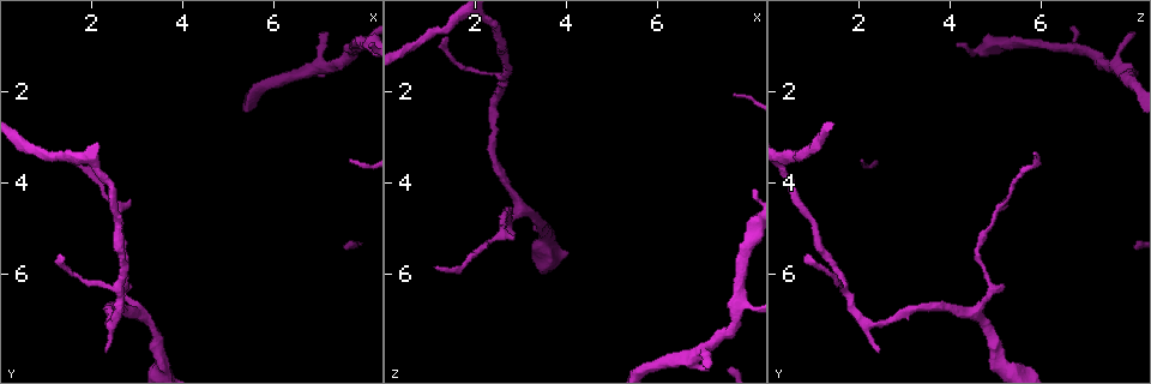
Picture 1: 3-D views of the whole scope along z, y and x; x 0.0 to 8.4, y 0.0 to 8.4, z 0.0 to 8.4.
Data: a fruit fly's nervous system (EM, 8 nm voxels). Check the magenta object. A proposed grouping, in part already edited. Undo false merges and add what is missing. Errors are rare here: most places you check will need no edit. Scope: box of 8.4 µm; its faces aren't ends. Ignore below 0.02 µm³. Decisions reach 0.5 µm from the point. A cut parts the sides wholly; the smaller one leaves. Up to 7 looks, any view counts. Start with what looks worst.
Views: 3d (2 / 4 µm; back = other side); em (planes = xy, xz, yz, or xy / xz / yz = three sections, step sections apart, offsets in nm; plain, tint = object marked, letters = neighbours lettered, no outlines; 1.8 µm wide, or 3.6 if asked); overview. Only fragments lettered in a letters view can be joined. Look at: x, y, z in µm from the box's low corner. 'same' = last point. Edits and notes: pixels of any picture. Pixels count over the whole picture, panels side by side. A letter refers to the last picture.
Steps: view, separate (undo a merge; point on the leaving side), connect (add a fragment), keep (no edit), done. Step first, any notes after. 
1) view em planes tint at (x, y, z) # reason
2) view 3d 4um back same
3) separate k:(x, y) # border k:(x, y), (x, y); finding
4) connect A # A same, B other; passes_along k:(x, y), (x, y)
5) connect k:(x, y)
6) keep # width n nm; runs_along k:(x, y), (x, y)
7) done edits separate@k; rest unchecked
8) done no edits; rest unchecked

view em xy step 16 tint at (2.45, 7.10, 2.10) # sharp bend

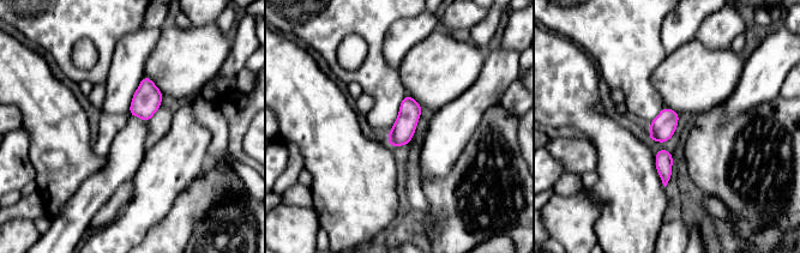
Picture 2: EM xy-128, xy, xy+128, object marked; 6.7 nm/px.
view em planes tint same # cut it another way

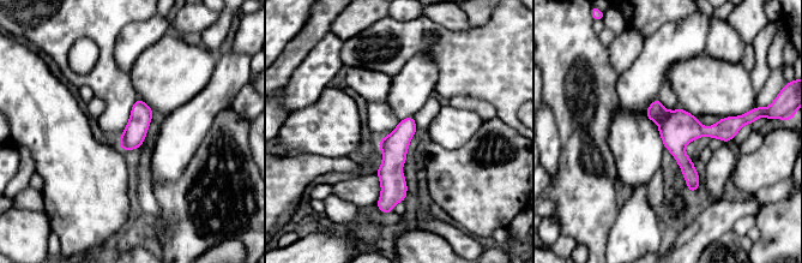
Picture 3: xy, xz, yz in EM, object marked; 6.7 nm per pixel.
view em planes letters same

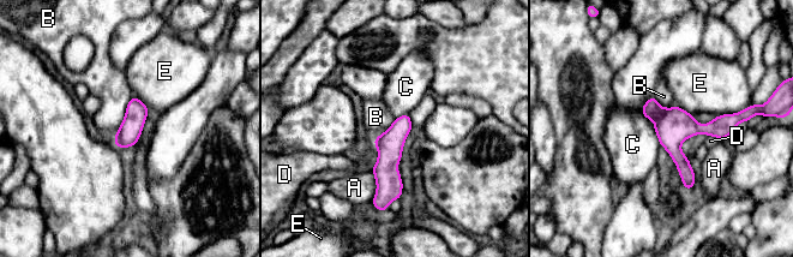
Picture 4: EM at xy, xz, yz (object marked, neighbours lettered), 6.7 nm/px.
keep # A other, B other, C other, D other, E other; runs_along 4:(644, 109), (691, 127), (734, 117); all the same neuron

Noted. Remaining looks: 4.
view 3d 4um at (1.15, 3.35, 5.85)

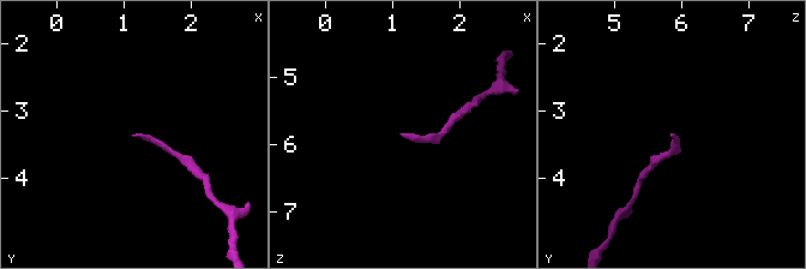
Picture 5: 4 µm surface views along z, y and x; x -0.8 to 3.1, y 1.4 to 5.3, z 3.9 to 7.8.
view em 3.6um planes plain at (1.20, 3.35, 5.85) # need the tissue

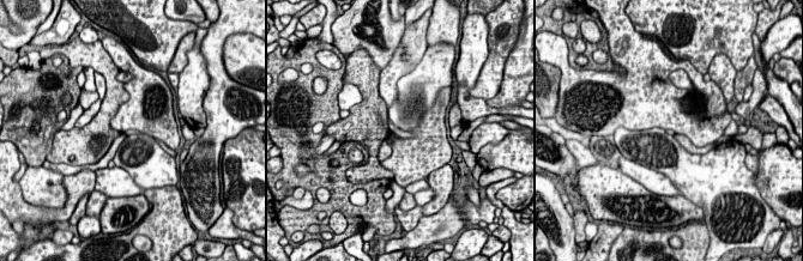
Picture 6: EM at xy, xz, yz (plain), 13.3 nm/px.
view em 3.6um planes letters same

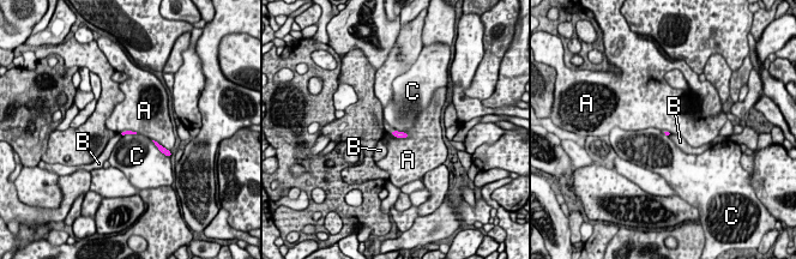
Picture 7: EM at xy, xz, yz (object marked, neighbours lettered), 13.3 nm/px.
keep # A other, B other, C other; border 7:(137, 133), (125, 133), (122, 136); no lettered fragment goes on from it

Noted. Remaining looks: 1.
view em planes letters at (1.35, 5.65, 0.75) # thin end

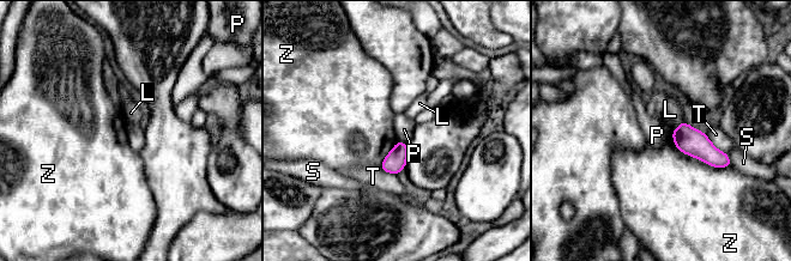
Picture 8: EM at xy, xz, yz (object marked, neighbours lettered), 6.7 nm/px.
keep # L other, P other, S other, T other, Z other; border 8:(397, 140), (406, 144); no lettered fragment goes on from it

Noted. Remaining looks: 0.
done no edits; rest unchecked

